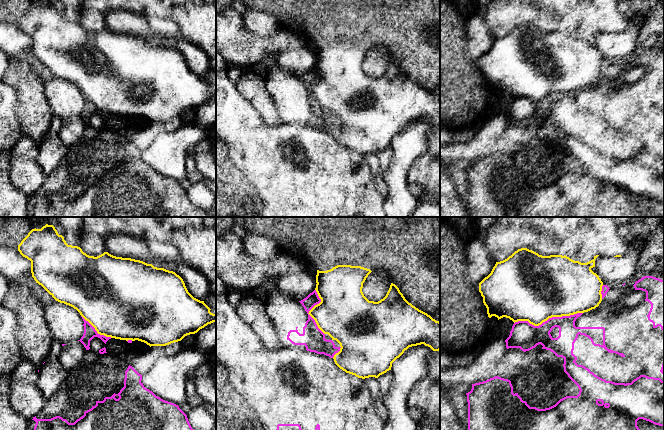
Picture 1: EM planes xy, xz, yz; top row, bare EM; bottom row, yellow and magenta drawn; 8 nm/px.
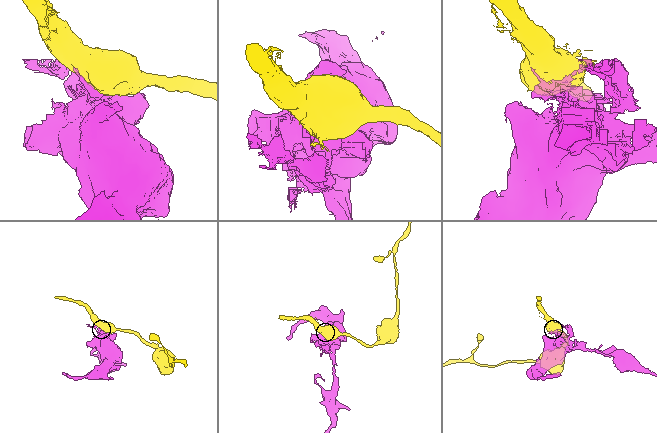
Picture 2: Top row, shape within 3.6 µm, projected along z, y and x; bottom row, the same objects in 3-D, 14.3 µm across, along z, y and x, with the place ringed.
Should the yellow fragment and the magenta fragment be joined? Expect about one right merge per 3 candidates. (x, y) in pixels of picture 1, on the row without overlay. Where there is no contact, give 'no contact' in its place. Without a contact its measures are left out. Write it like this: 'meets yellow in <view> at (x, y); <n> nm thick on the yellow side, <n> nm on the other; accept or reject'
meets yellow in yz at (548, 94); 500 nm thick on the yellow side, 220 nm on the other; reject

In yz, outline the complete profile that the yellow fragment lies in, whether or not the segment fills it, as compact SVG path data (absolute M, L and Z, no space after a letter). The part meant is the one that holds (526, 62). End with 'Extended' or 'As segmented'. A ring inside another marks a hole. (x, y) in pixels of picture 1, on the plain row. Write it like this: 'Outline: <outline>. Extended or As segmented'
Outline: M527 24L518 25L507 35L496 38L491 49L479 59L479 68L487 84L488 93L495 92L498 96L506 93L514 99L528 97L539 102L552 93L570 92L595 85L602 77L603 62L599 52L591 46L595 43L595 35L598 32L594 32L594 35L587 39L581 39L565 31L542 32Z. As segmented

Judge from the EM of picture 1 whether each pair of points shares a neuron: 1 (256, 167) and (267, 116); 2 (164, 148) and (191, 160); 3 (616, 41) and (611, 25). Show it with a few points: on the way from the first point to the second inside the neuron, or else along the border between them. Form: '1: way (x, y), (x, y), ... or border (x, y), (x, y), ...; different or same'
1: border (251, 103), (266, 123), (275, 125); different
2: border (196, 148), (186, 158), (186, 172); different
3: border (627, 29), (621, 32); different

